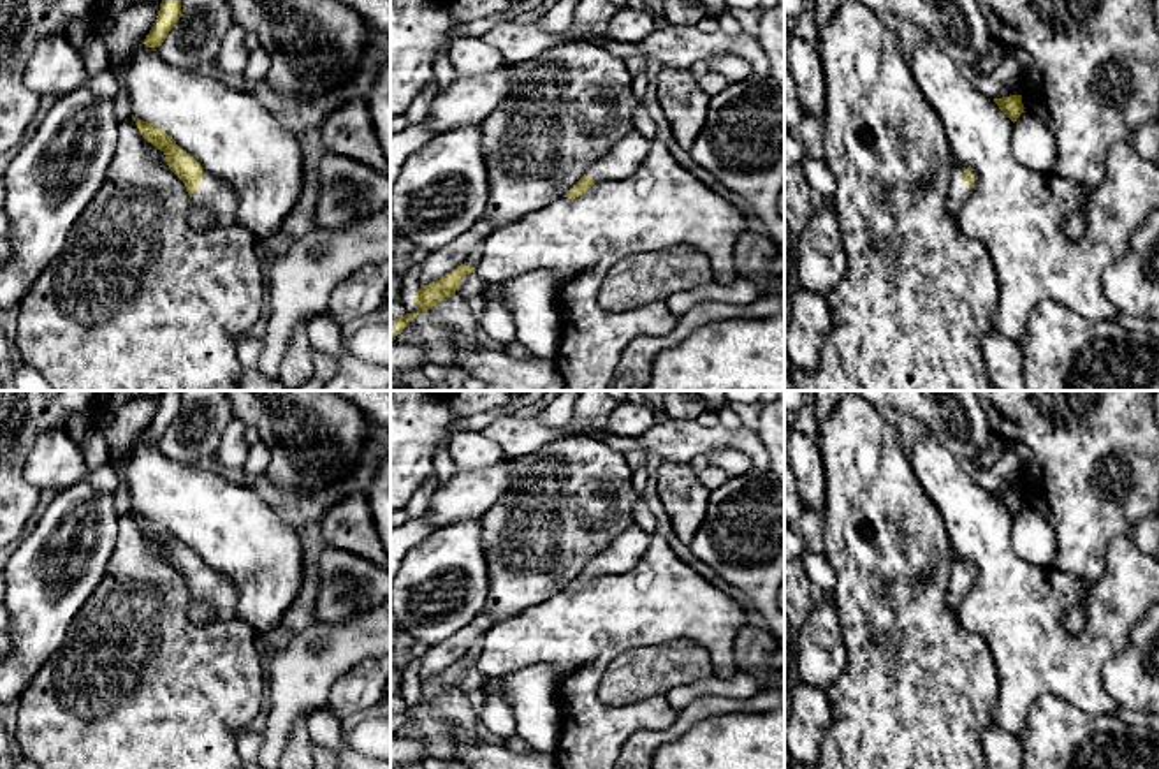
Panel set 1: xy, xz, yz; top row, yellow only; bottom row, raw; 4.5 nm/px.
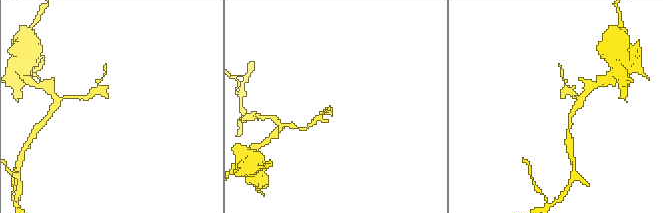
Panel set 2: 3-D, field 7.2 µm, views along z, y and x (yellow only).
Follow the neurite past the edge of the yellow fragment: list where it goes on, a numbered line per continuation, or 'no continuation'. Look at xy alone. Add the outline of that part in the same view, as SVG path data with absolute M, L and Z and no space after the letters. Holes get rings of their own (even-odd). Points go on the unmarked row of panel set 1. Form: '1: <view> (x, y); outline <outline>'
1: xy (215, 588); outline M202 563L202 579L192 588L192 598L206 600L215 611L216 623L236 621L237 588L220 572Z

